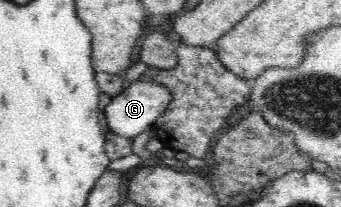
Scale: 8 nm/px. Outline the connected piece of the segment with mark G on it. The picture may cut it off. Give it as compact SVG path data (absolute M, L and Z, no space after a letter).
M139 79L132 82L127 89L112 98L105 107L104 114L109 130L118 136L136 138L144 130L149 130L153 127L156 119L166 110L172 97L167 86Z

